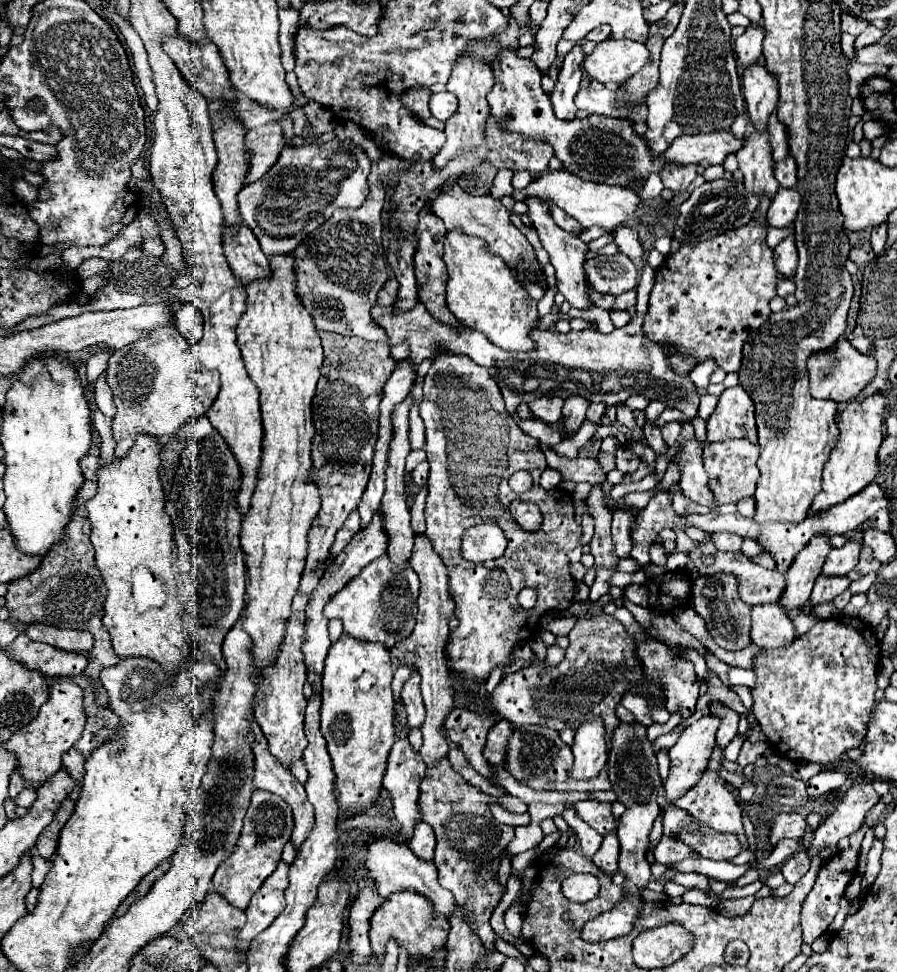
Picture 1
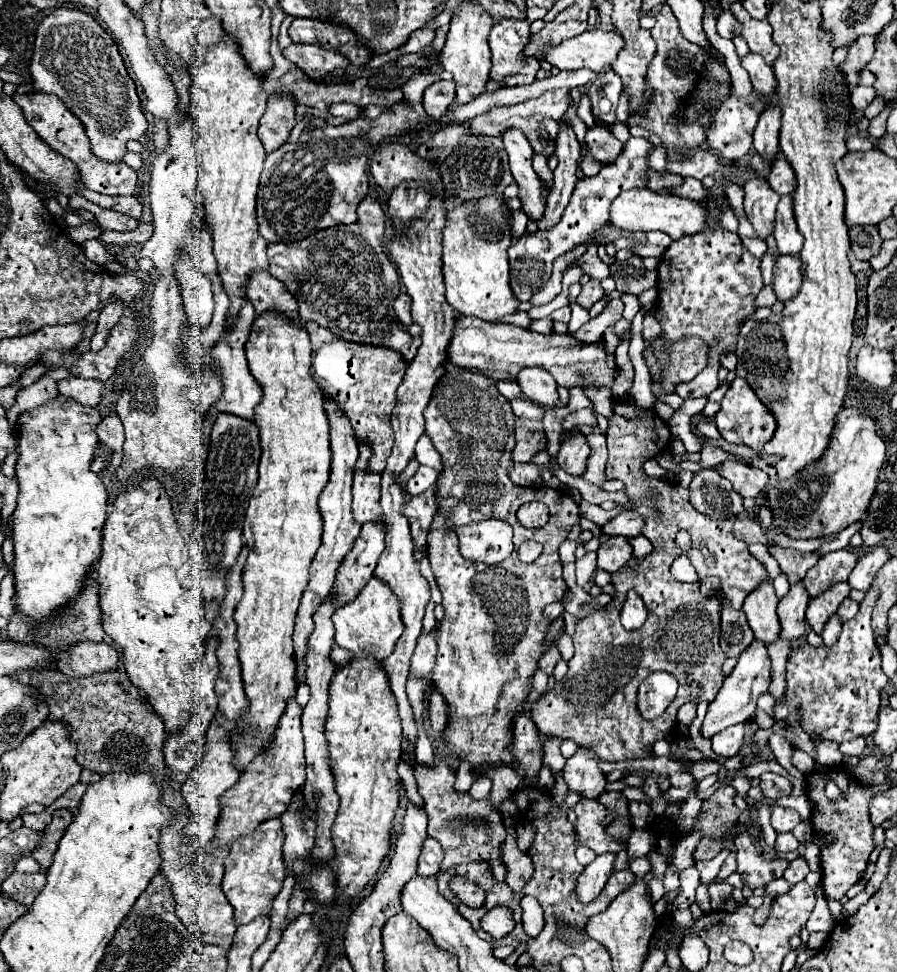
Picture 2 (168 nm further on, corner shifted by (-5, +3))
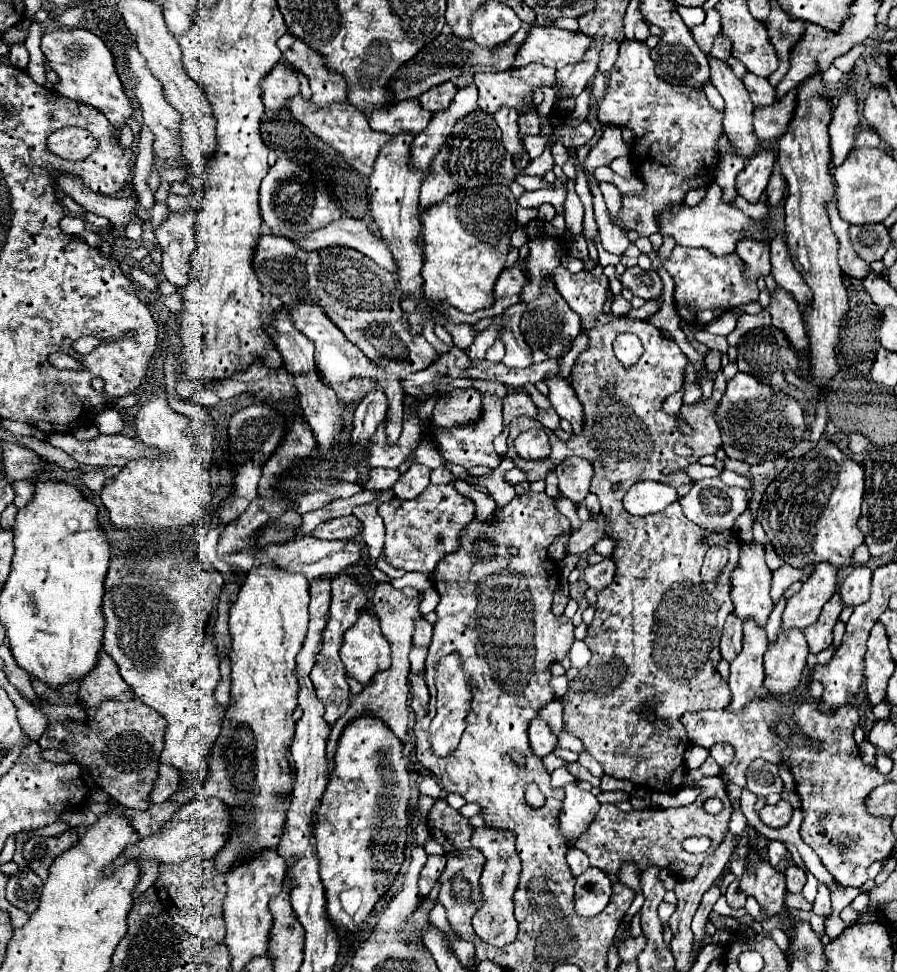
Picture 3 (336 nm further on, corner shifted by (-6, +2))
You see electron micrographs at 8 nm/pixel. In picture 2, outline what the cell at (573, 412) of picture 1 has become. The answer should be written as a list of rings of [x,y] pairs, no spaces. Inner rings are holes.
[[[572,428],[570,436],[562,442],[562,448],[556,456],[556,462],[572,476],[580,476],[586,470],[586,458],[588,458],[590,446],[586,446],[586,436]]]

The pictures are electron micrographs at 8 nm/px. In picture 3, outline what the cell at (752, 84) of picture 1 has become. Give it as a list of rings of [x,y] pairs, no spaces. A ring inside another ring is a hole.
[[[763,149],[755,153],[737,175],[737,183],[735,183],[737,195],[747,199],[749,203],[757,203],[767,187],[769,175],[773,171],[773,163],[775,163],[773,151]]]

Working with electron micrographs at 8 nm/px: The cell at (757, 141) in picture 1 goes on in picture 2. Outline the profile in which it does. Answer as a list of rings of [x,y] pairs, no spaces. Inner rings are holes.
[[[752,172],[750,180],[744,184],[744,212],[746,218],[752,222],[756,236],[766,240],[768,234],[774,230],[774,214],[780,202],[778,192],[770,190],[766,178],[760,172]]]

